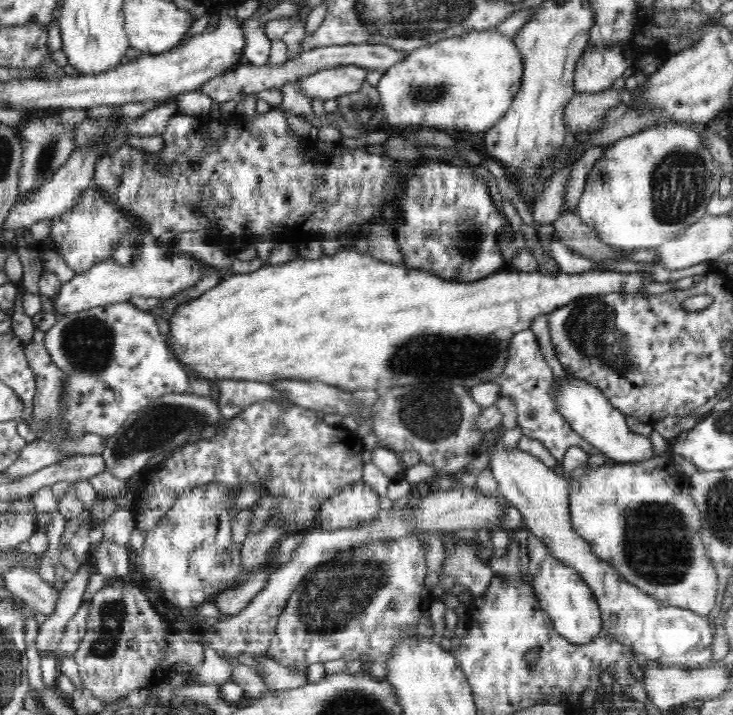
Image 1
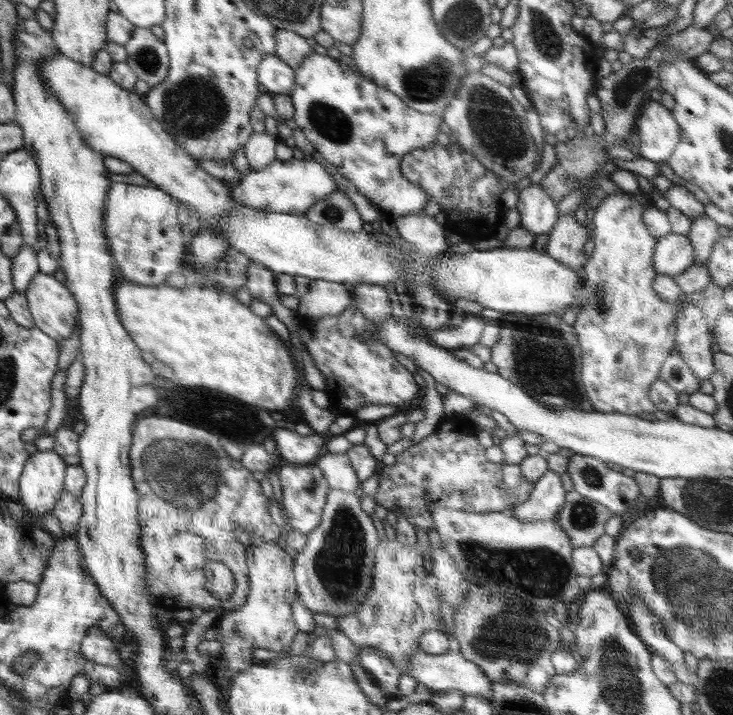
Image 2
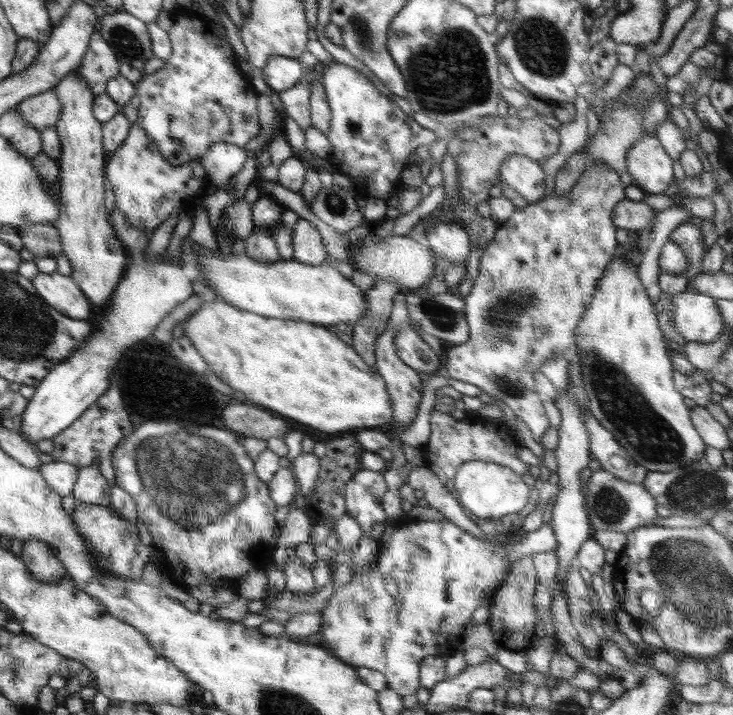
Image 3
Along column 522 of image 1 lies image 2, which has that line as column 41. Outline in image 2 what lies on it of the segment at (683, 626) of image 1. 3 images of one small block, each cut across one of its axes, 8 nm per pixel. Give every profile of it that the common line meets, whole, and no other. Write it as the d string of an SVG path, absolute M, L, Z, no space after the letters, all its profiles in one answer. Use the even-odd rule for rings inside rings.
M32 450L32 455L25 462L19 478L19 497L21 504L36 518L41 518L44 514L51 514L56 501L66 492L64 477L67 466L63 458L60 458L60 455L53 450Z

